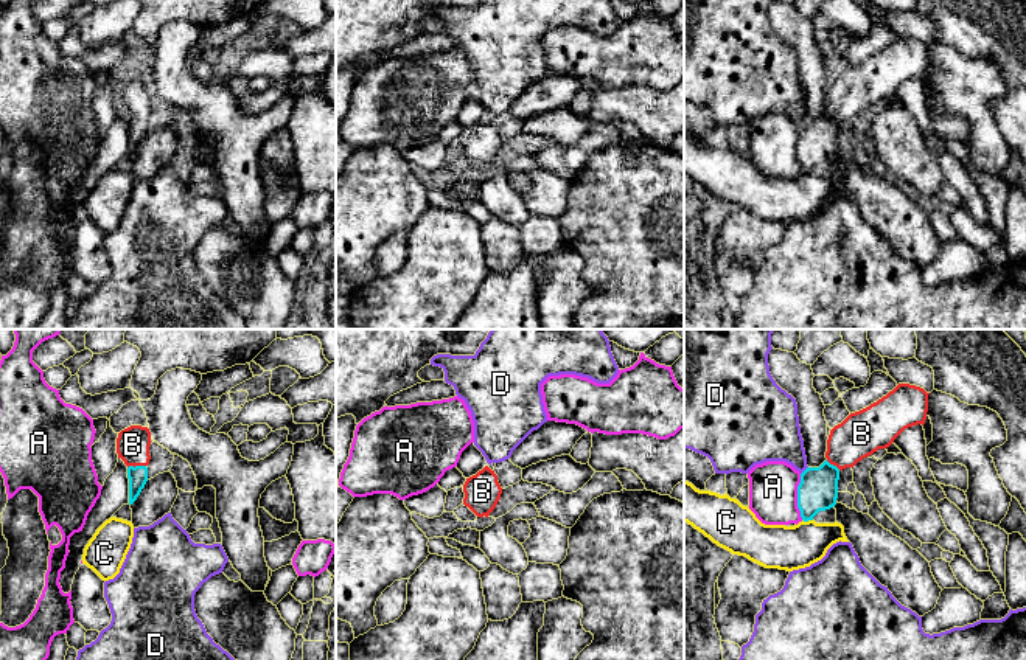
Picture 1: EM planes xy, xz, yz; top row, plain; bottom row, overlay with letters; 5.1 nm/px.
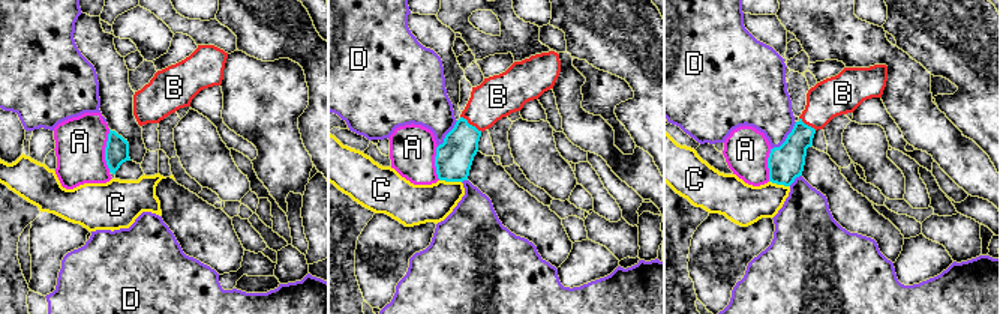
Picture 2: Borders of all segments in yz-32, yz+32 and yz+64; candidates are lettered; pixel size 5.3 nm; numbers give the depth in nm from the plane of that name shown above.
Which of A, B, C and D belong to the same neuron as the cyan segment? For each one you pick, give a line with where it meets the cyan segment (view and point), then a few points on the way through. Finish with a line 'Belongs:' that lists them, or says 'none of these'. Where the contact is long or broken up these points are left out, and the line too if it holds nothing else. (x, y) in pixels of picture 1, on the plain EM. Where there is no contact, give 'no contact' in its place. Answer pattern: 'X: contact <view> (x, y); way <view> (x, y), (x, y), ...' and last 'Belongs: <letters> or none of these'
B: contact xy (136, 118); way xy (137, 128), (136, 118), (132, 97)
Belongs: B

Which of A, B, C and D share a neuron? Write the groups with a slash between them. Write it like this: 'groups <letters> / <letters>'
groups A / B / C / D

